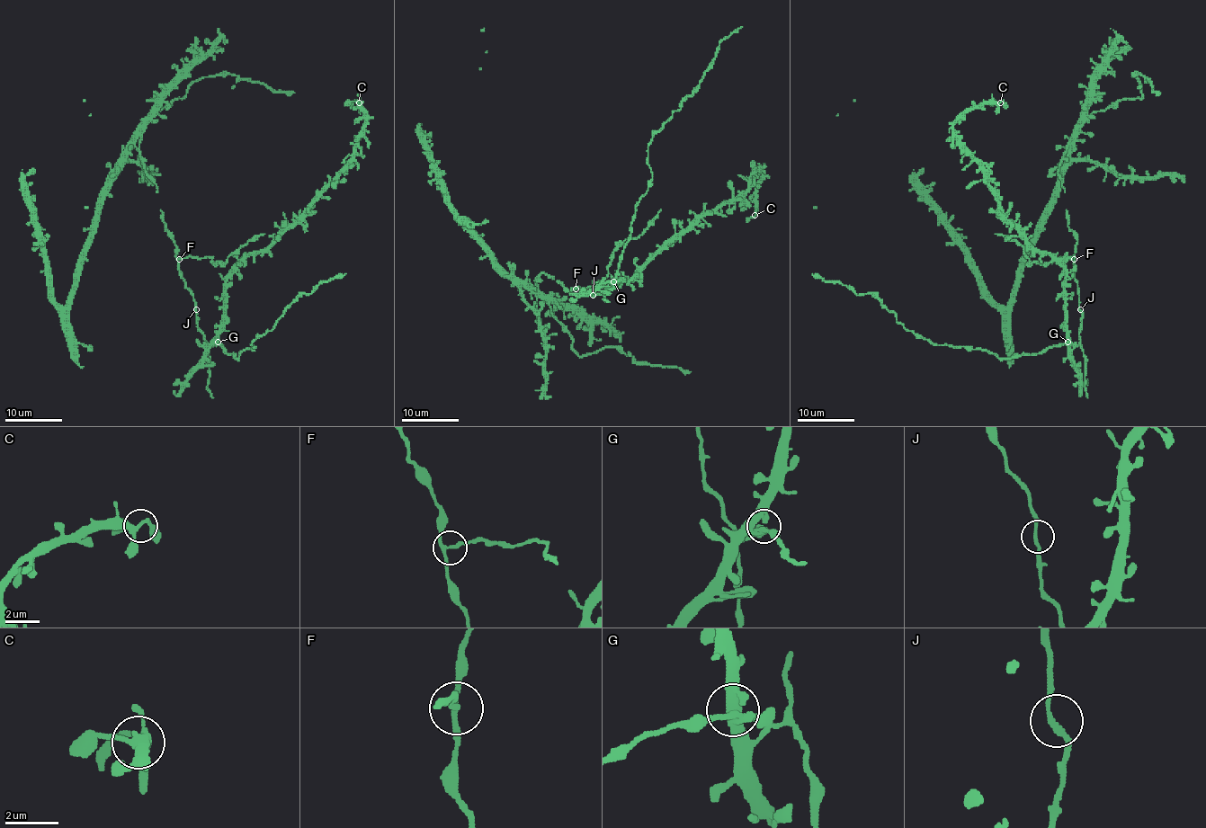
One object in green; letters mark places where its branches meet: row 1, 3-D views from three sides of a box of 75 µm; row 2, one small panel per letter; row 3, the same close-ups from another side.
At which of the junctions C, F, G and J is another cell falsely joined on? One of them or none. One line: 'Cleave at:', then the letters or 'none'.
Cleave at: F

